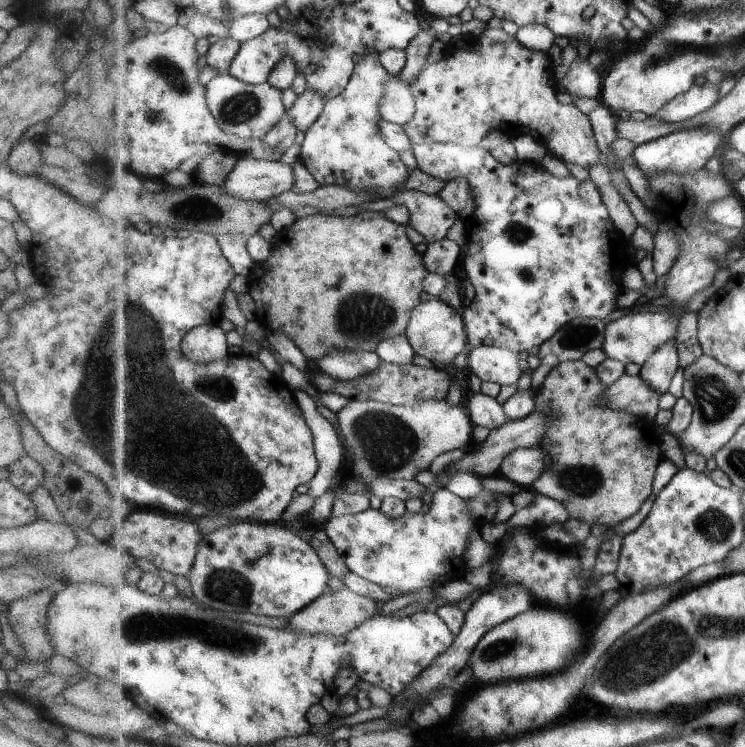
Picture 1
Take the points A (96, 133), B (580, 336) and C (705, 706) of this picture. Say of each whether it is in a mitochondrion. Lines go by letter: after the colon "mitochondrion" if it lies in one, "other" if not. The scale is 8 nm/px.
A: other
B: mitochondrion
C: other

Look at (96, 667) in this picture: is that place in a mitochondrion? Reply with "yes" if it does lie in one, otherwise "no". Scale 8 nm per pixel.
no

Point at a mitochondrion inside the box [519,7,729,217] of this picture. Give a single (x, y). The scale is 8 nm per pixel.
(672, 50)

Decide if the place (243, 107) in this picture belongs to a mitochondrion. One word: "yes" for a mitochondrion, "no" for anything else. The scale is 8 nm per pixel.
yes

